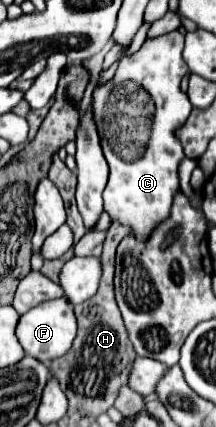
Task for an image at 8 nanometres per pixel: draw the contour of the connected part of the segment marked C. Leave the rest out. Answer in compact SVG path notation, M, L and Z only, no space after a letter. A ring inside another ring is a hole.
M179 31L165 33L153 39L147 39L141 49L133 55L125 55L119 61L119 67L111 81L97 85L93 89L93 117L97 123L97 131L101 137L103 155L109 163L109 183L103 191L105 213L111 221L129 227L131 235L137 241L147 241L157 225L161 225L171 215L171 205L175 195L181 191L179 187L179 165L185 159L183 145L177 137L177 129L181 129L191 113L189 97L181 91L181 79L189 71L183 59L185 37Z

